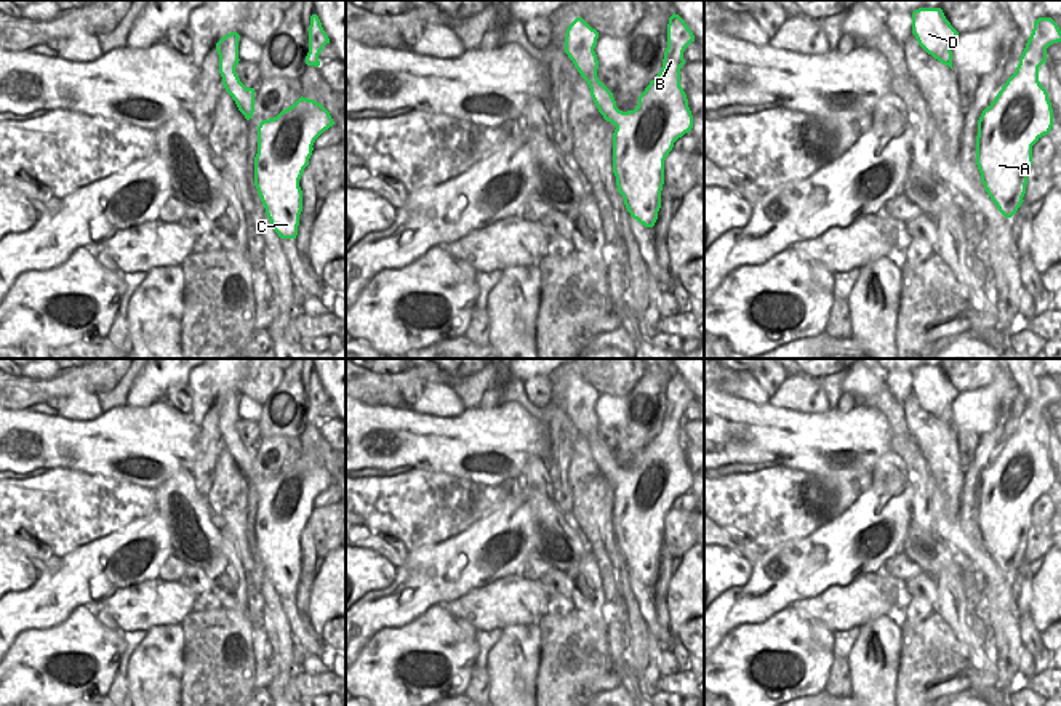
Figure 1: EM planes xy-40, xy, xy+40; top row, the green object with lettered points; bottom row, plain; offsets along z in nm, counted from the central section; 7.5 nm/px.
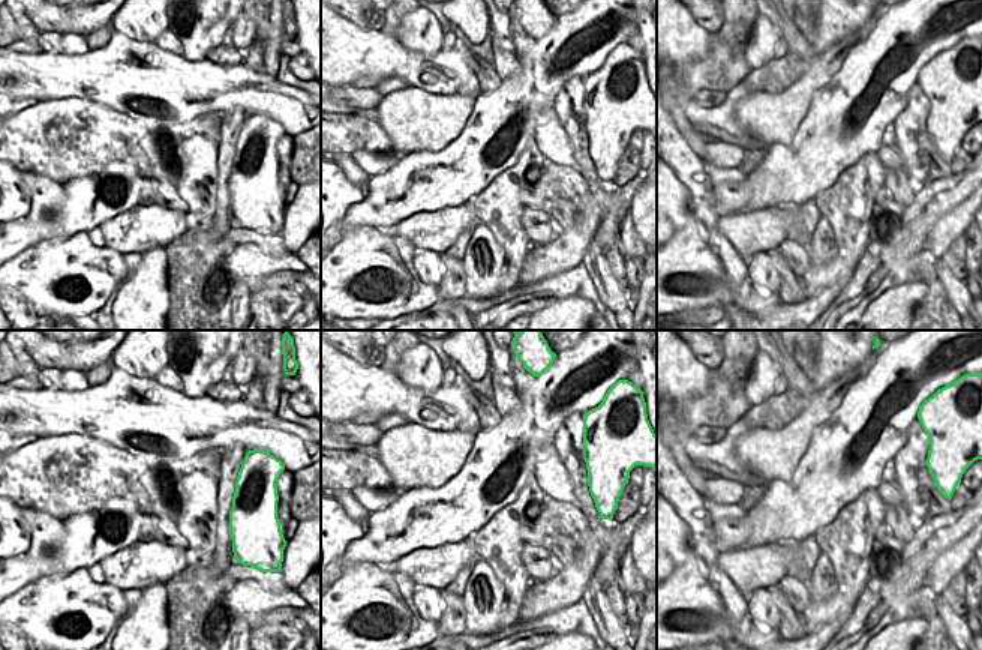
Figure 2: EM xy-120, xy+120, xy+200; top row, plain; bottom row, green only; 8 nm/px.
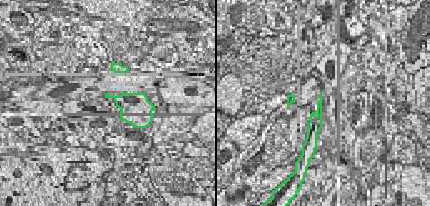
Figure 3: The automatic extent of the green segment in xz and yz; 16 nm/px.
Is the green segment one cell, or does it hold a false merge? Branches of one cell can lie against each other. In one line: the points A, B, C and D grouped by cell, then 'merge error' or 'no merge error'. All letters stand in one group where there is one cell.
A B C D; no merge error

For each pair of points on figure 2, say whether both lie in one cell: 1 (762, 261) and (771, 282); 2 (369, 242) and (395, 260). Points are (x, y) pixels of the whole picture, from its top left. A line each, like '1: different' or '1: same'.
1: same
2: same

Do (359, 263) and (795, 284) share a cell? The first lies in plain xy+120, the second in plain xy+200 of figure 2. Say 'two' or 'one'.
one

